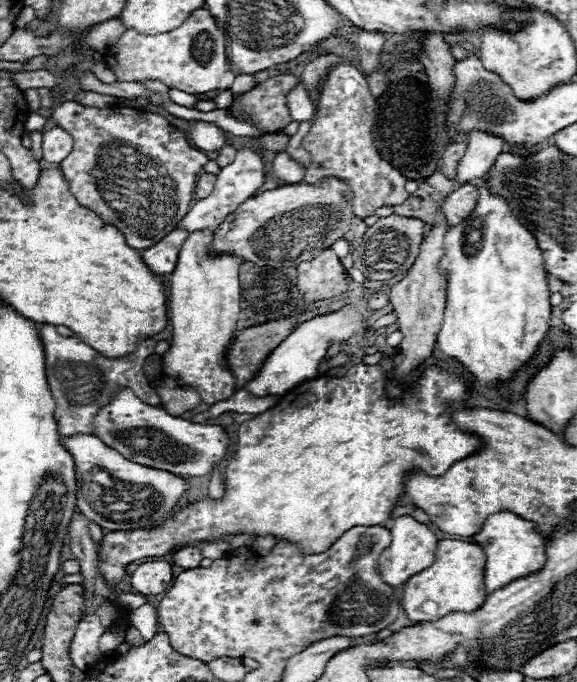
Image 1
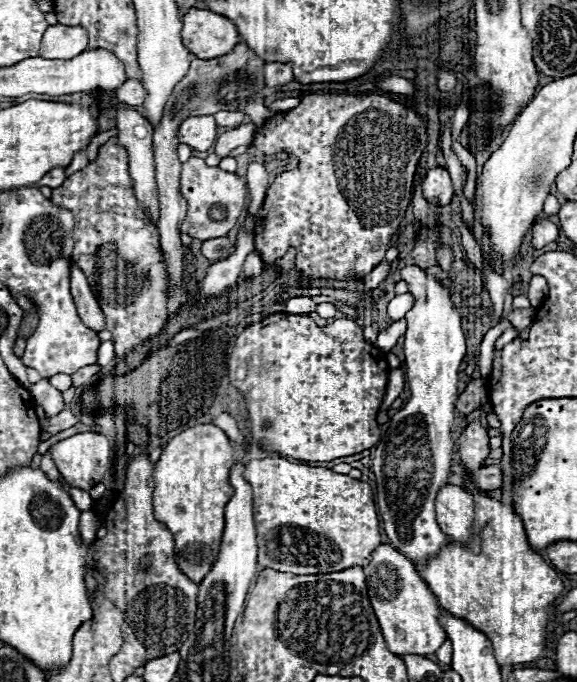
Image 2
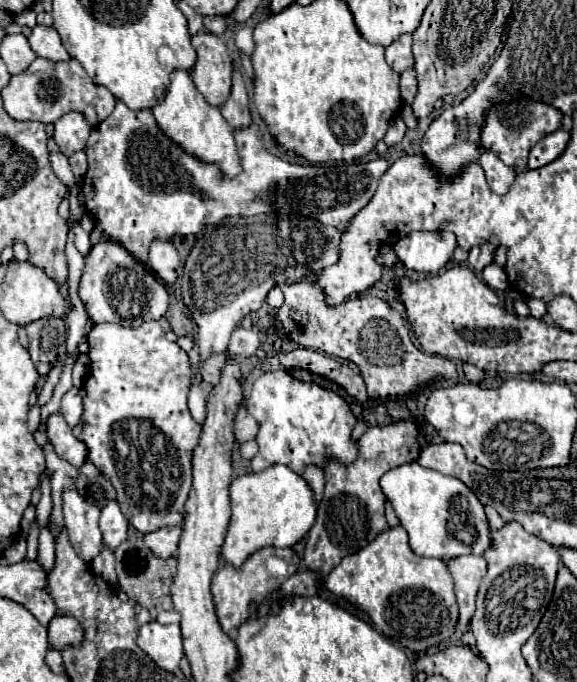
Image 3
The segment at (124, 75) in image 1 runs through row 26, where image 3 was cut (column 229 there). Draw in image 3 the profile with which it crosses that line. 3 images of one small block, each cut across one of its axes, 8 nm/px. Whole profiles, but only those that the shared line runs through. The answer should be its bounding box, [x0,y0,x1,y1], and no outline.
[80,102,388,262]

